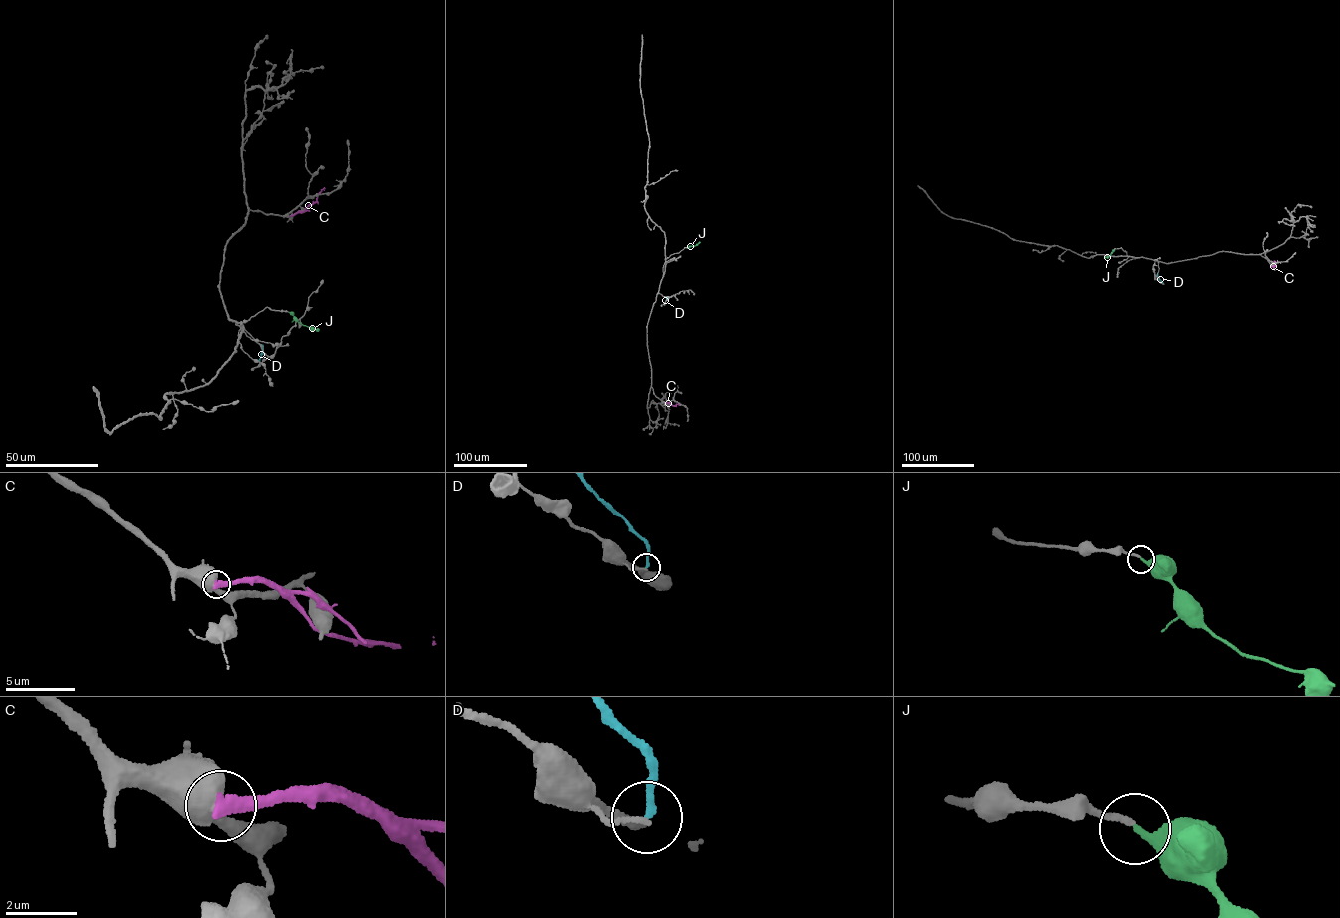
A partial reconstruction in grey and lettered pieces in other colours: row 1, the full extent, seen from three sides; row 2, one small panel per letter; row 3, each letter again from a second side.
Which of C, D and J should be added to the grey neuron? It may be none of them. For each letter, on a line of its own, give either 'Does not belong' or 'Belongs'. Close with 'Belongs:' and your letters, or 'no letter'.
C: Does not belong
D: Does not belong
J: Belongs
Belongs: J

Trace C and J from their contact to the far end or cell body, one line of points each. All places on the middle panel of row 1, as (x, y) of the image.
C: (664, 402), (675, 406), (679, 403)
J: (687, 248), (700, 241)

